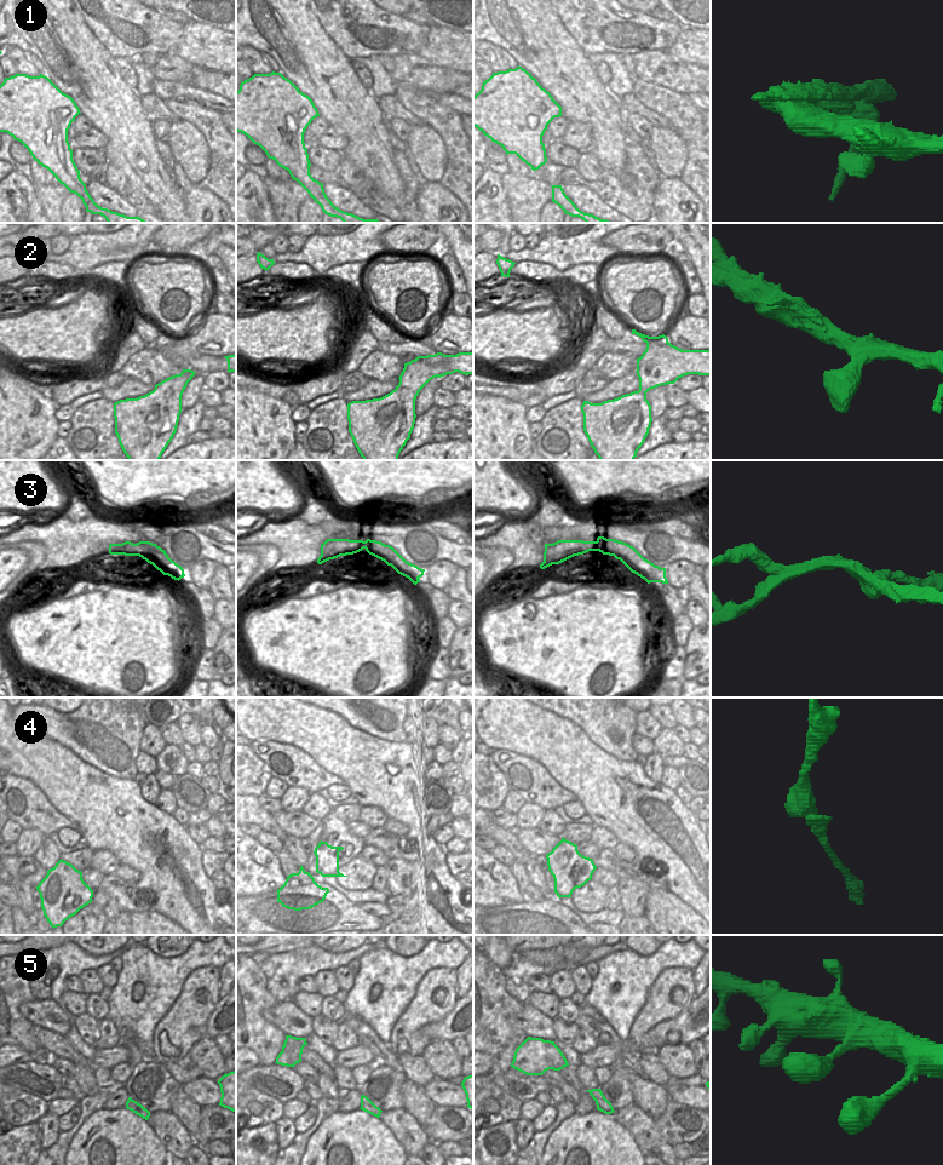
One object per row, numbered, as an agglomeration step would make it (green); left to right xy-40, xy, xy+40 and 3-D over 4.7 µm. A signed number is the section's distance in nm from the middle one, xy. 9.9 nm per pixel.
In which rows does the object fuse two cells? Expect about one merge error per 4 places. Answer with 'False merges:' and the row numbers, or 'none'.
False merges: 1, 3

